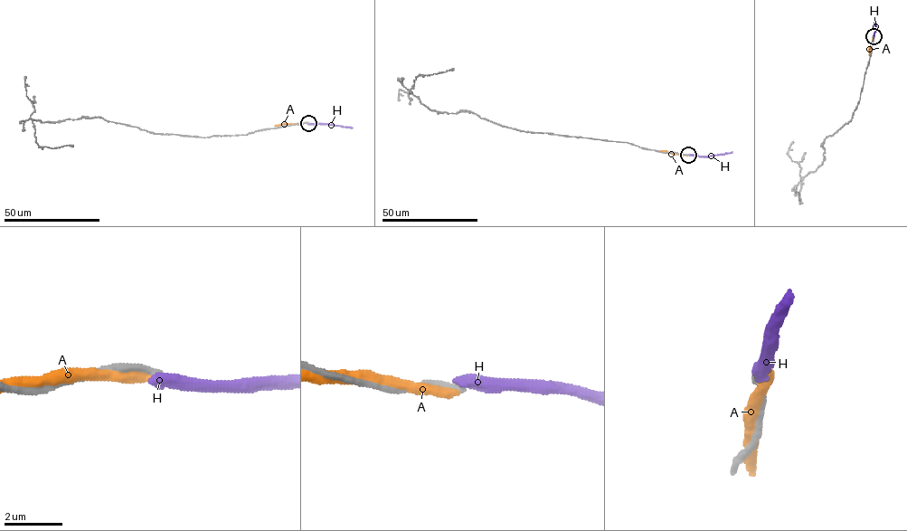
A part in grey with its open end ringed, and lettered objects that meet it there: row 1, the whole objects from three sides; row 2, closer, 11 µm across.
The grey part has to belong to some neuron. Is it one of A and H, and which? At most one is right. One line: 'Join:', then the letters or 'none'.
Join: none

